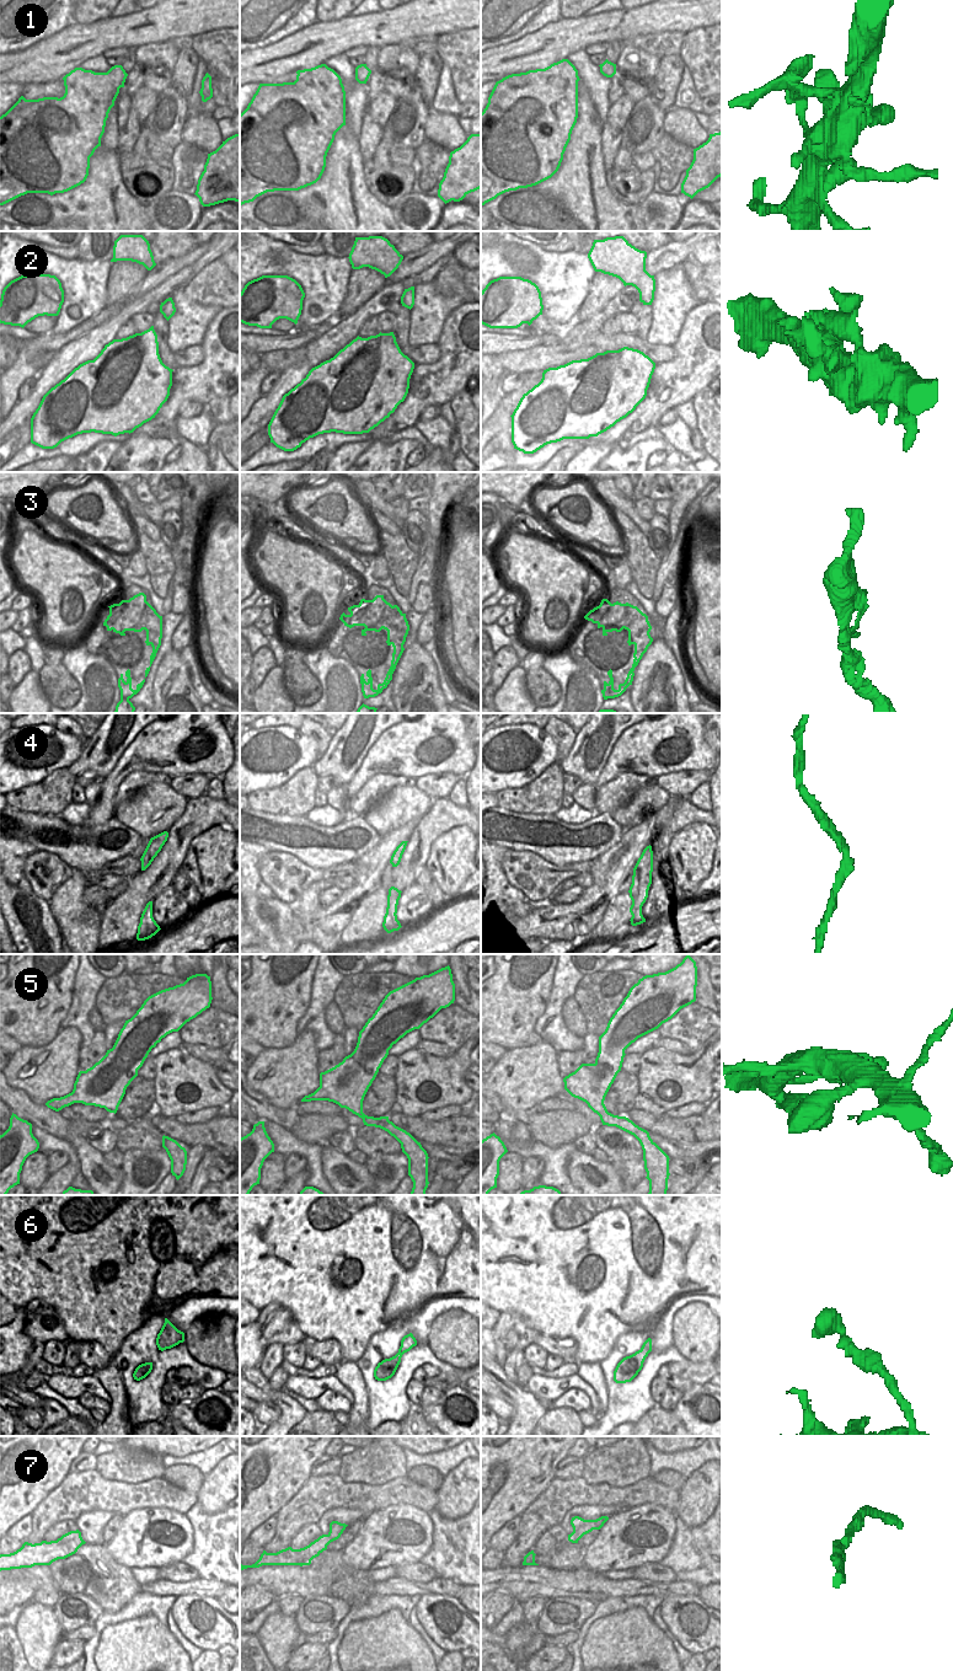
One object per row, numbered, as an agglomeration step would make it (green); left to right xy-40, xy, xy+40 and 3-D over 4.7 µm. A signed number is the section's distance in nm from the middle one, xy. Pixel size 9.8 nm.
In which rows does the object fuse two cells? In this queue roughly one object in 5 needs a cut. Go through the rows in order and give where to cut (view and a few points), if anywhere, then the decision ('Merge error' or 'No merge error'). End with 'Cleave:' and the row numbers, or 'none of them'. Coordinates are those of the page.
1: No split. No merge error
2: No split. No merge error
3: No split. No merge error
4: No split. No merge error
5: No split. No merge error
6: No split. No merge error
7: No split. No merge error
Cleave: none of them

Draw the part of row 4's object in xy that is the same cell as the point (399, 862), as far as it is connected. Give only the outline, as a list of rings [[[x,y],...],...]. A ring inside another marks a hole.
[[[402,841],[393,851],[391,859],[390,859],[390,863],[392,864],[392,867],[397,867],[400,864],[402,855],[406,850],[407,842],[408,841]]]

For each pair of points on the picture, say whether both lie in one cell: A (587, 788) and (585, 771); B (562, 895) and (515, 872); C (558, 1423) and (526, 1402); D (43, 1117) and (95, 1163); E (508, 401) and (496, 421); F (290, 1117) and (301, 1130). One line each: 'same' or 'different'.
A: different
B: different
C: different
D: same
E: same
F: different

